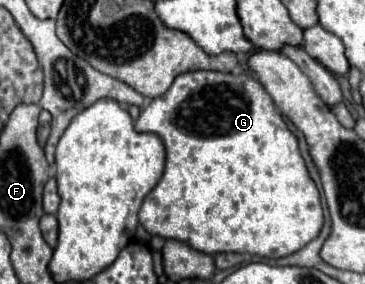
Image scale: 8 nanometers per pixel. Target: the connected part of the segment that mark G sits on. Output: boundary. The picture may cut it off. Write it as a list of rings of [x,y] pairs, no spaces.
[[[196,70],[196,72],[180,74],[172,82],[172,86],[166,90],[166,94],[158,96],[158,98],[152,98],[150,104],[146,108],[142,108],[142,112],[140,112],[134,128],[138,132],[154,132],[166,144],[166,170],[164,170],[164,176],[160,178],[160,182],[156,184],[156,188],[144,198],[142,208],[140,208],[140,214],[138,214],[140,224],[150,234],[158,234],[162,238],[182,240],[182,242],[190,244],[192,248],[196,248],[200,252],[206,252],[206,254],[248,252],[248,254],[258,254],[258,256],[266,256],[266,258],[288,256],[288,254],[296,252],[298,248],[304,248],[308,242],[312,242],[320,234],[322,224],[324,224],[320,192],[318,192],[314,180],[308,174],[308,168],[306,168],[304,158],[302,158],[300,148],[298,148],[298,138],[288,130],[284,118],[276,110],[272,98],[262,88],[262,84],[258,80],[254,80],[254,78],[250,78],[248,74],[234,76],[230,72],[212,72],[212,70]]]

